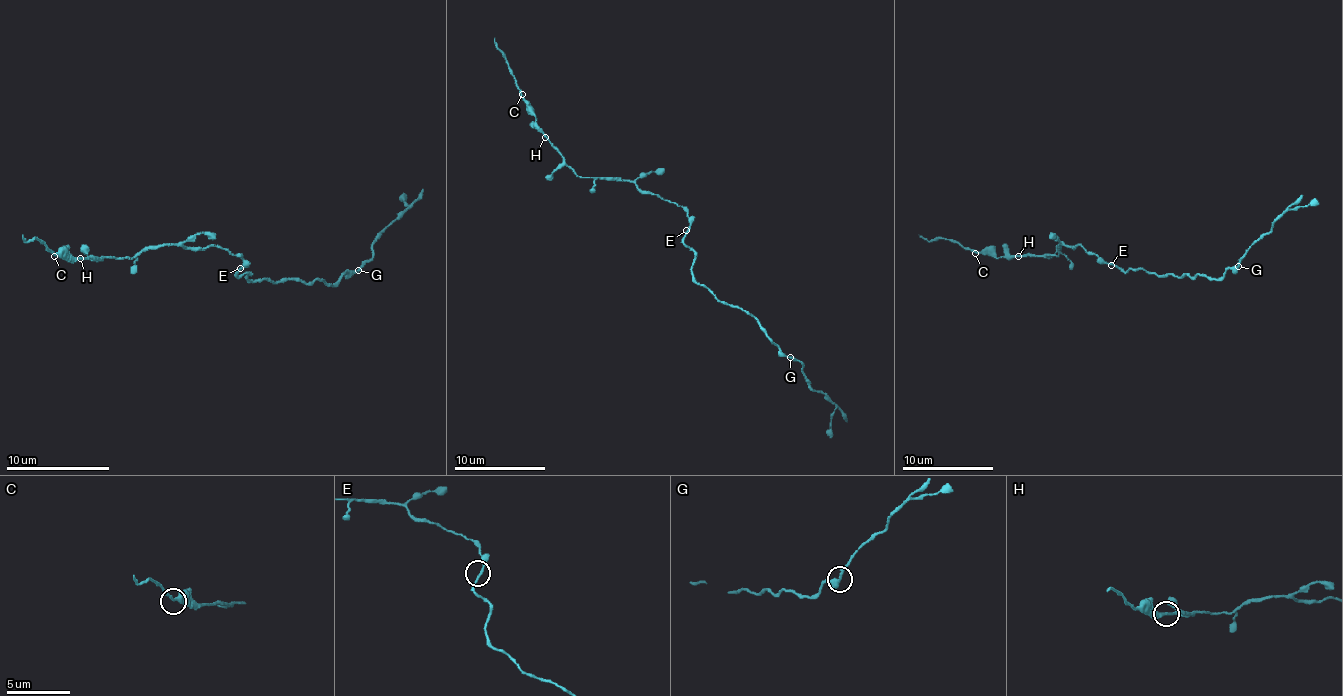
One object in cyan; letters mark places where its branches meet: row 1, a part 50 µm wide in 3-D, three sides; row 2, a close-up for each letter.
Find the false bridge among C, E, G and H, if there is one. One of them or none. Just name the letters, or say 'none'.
none

